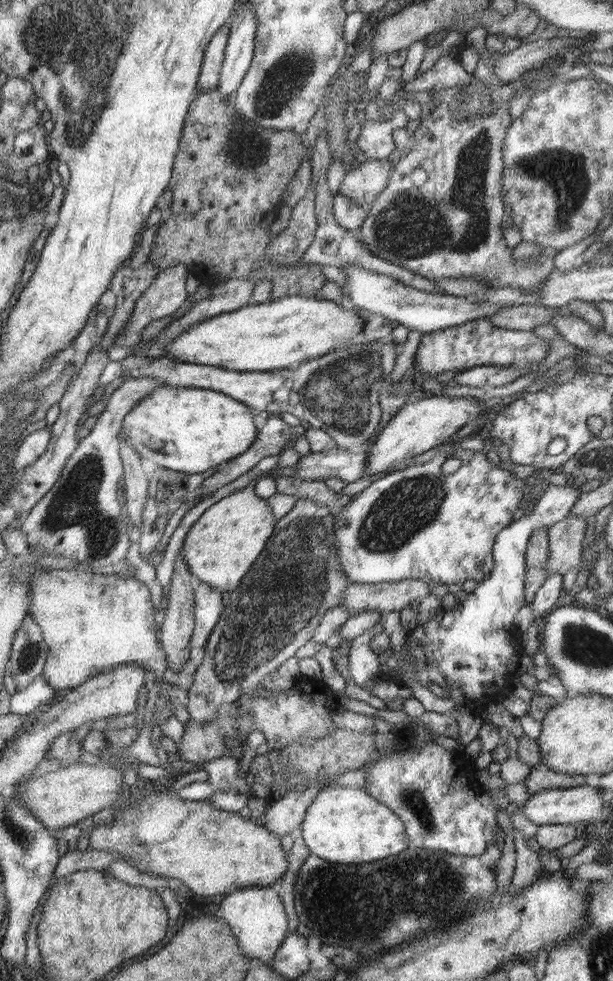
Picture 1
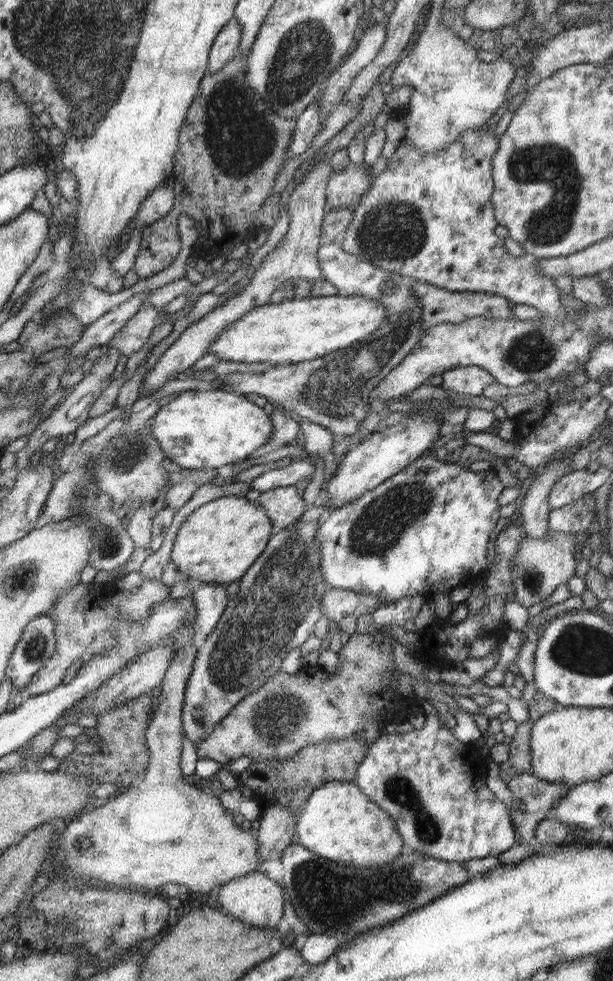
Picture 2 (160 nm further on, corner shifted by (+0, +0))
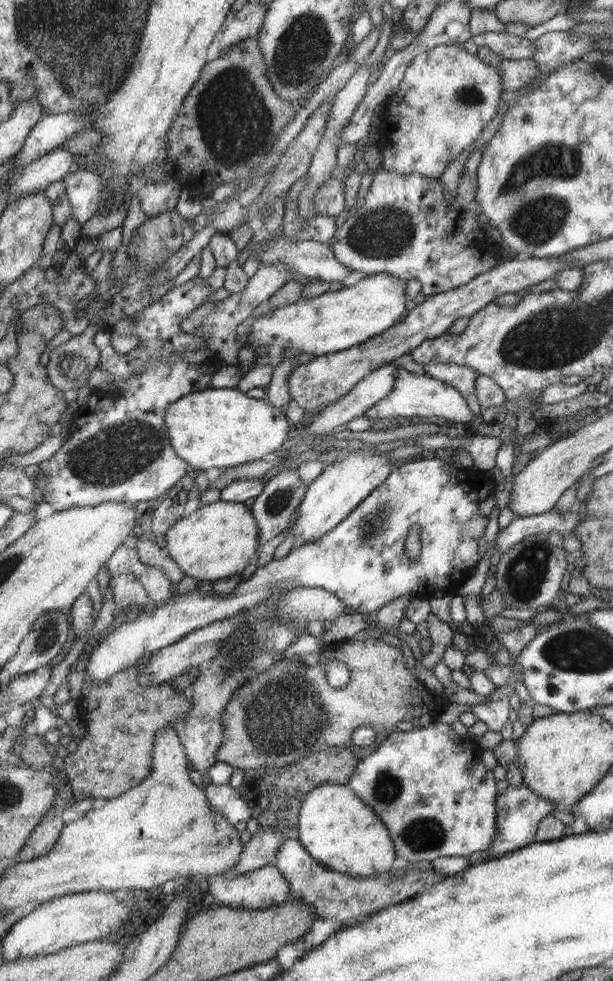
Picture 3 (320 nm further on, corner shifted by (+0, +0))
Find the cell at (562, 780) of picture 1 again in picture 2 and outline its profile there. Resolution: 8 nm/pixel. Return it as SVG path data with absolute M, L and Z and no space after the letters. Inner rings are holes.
M531 772L519 774L507 785L519 800L519 809L509 810L519 844L534 838L538 823L550 817L554 805L569 791L566 784L540 780Z

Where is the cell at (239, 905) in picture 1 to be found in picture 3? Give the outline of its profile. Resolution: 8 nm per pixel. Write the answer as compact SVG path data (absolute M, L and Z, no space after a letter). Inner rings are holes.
M276 866L260 867L246 874L232 875L230 871L219 875L209 876L208 890L216 898L217 905L234 907L237 909L265 909L278 906L289 900L291 890L287 880Z

